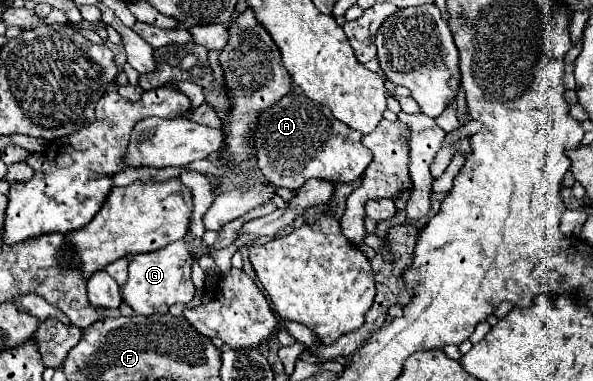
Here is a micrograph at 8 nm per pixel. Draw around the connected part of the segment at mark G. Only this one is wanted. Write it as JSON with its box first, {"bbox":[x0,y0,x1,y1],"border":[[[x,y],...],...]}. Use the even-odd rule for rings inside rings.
{"bbox":[120,238,212,316],"border":[[[198,238],[190,244],[180,240],[180,242],[172,242],[164,248],[160,248],[156,252],[128,256],[128,260],[130,260],[128,282],[120,288],[124,304],[128,304],[136,314],[144,314],[144,316],[166,314],[172,304],[188,304],[196,294],[196,288],[190,280],[190,264],[192,264],[190,250],[194,250],[196,256],[212,252],[212,248],[200,246],[200,238]]]}

